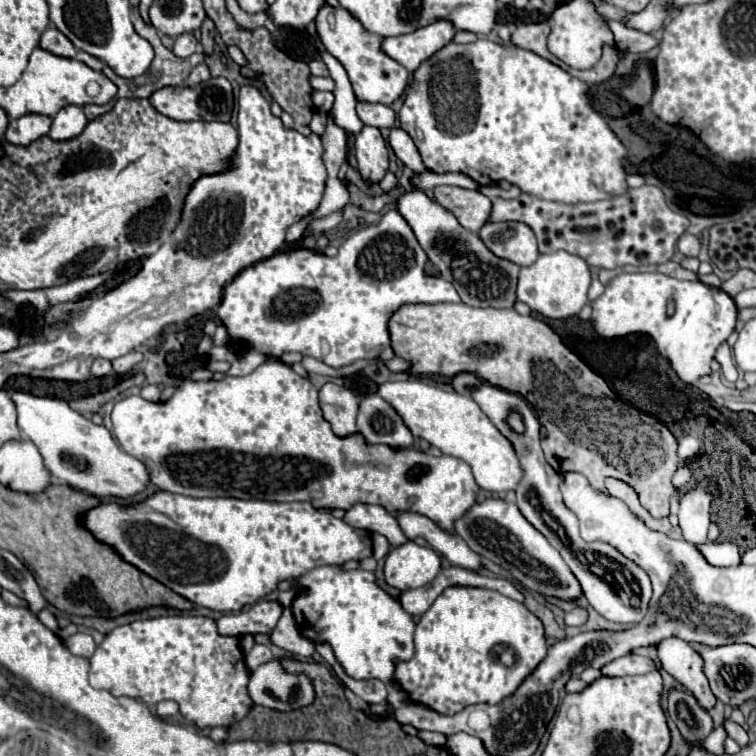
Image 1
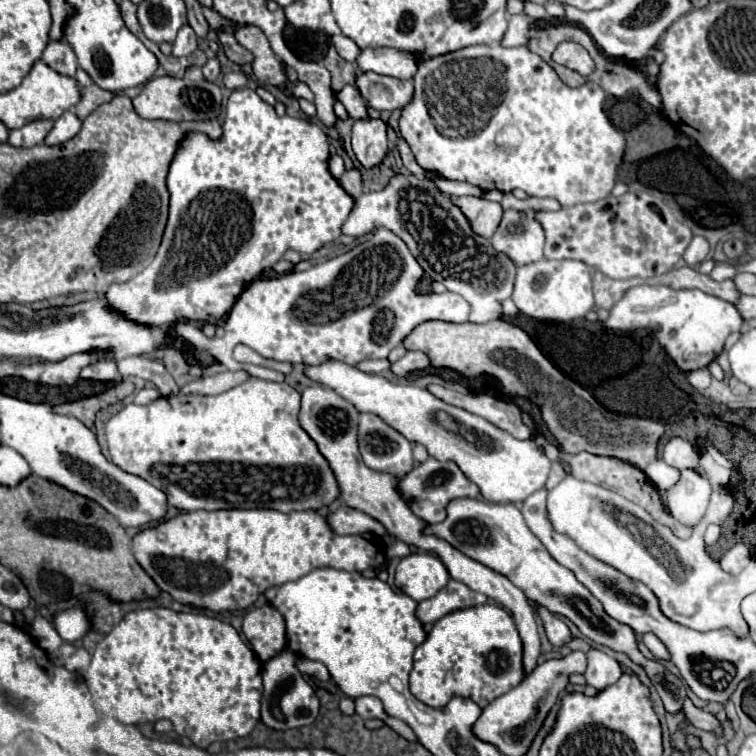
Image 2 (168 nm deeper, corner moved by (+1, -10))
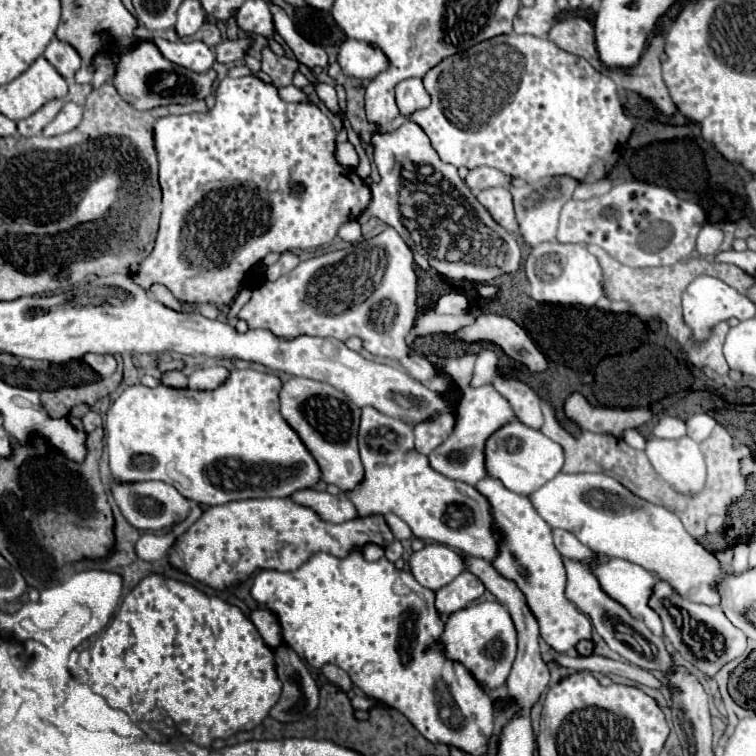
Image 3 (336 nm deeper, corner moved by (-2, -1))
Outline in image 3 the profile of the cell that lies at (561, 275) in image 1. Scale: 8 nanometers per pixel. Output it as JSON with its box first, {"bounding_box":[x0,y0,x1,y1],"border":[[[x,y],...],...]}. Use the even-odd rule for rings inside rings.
{"bounding_box":[525,241,603,307],"border":[[[549,241],[533,247],[529,257],[525,259],[525,275],[529,281],[529,297],[539,303],[593,307],[599,297],[603,297],[601,267],[583,245],[563,245],[557,241]]]}

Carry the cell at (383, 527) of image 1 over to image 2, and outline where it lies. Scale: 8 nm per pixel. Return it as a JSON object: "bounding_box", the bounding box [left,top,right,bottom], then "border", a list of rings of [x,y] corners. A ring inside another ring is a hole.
{"bounding_box":[326,504,386,536],"border":[[[344,504],[334,514],[328,514],[326,520],[336,534],[366,534],[366,532],[376,534],[376,536],[386,534],[386,530],[384,530],[384,526],[380,526],[380,522],[376,522],[368,514],[348,508]]]}

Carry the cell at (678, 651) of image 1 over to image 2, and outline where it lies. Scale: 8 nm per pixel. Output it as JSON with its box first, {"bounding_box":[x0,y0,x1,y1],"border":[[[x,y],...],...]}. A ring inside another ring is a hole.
{"bounding_box":[642,634,668,660],"border":[[[642,634],[642,642],[646,644],[646,648],[660,660],[668,660],[668,650],[666,646],[654,636],[654,634]]]}

